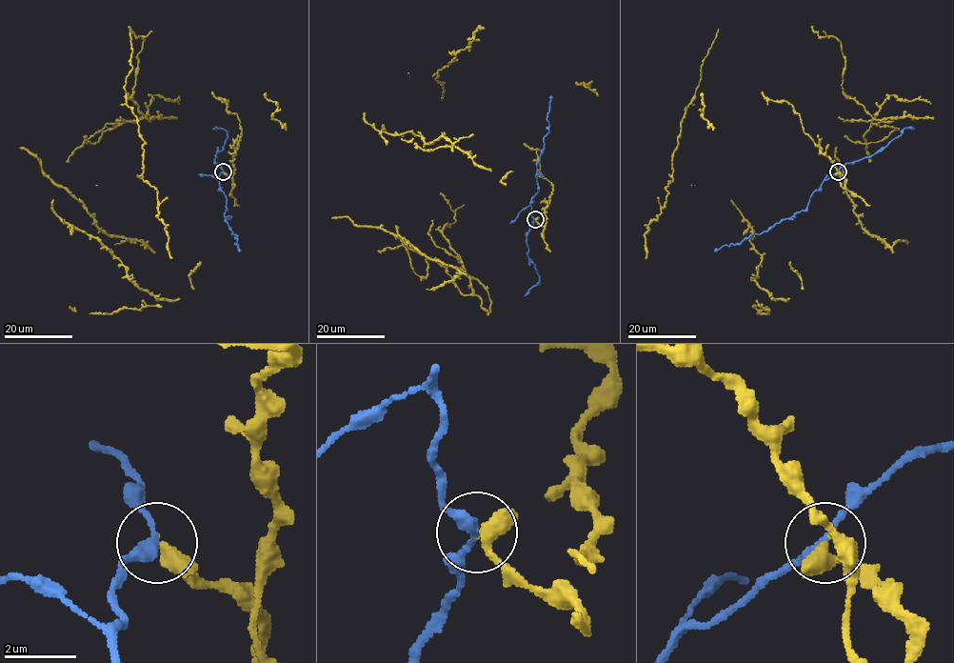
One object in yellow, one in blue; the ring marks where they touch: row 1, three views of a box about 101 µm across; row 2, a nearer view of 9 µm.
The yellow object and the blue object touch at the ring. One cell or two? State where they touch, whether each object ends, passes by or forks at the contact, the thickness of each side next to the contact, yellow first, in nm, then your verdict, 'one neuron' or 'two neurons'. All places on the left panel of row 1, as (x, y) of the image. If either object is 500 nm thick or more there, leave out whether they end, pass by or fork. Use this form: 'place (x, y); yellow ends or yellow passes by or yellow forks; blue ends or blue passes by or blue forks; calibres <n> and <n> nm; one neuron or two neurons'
place (223, 171); yellow passes by; blue passes by; calibres 320 and 280 nm; two neurons

